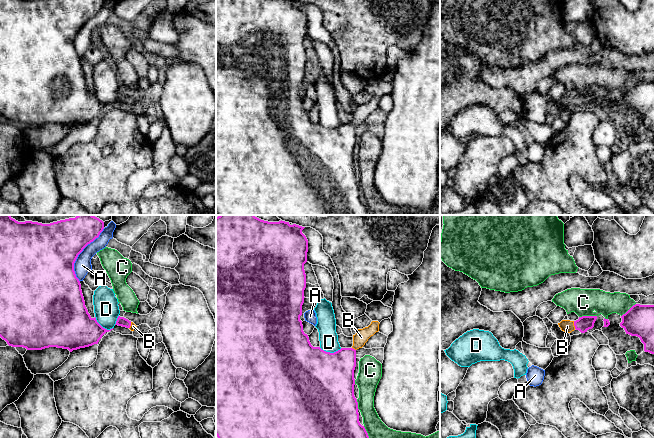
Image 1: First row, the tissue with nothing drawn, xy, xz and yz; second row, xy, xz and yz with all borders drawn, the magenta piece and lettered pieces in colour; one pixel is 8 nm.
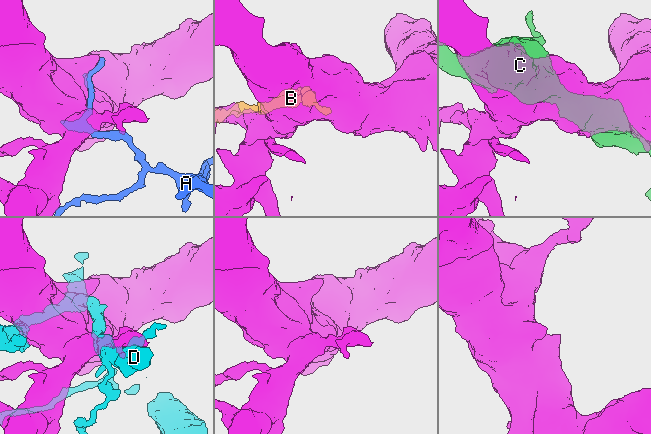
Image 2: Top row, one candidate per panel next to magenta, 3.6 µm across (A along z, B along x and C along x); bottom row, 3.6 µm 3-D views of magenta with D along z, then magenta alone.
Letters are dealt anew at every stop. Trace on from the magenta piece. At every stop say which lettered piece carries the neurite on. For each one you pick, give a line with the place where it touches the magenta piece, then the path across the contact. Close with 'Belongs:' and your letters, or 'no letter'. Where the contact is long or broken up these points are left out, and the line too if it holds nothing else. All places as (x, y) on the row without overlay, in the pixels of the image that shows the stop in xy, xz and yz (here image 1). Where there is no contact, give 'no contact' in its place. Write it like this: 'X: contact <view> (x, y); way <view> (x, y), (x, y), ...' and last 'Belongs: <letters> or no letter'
B: contact yz (574, 101); way yz (584, 99), (574, 101), (567, 102)
Belongs: B

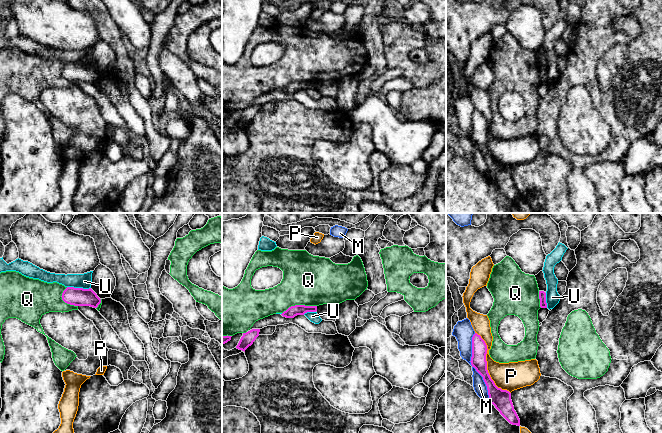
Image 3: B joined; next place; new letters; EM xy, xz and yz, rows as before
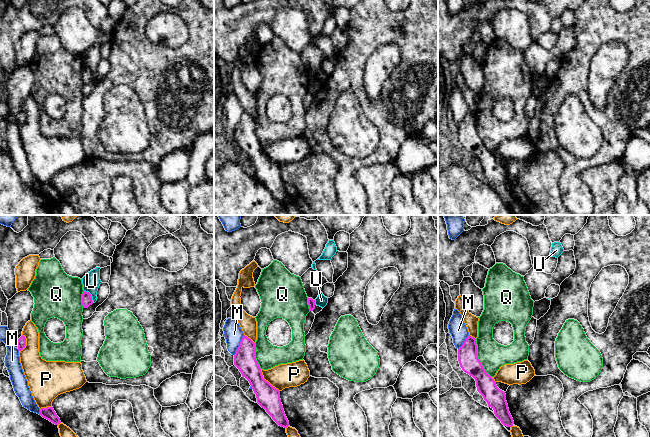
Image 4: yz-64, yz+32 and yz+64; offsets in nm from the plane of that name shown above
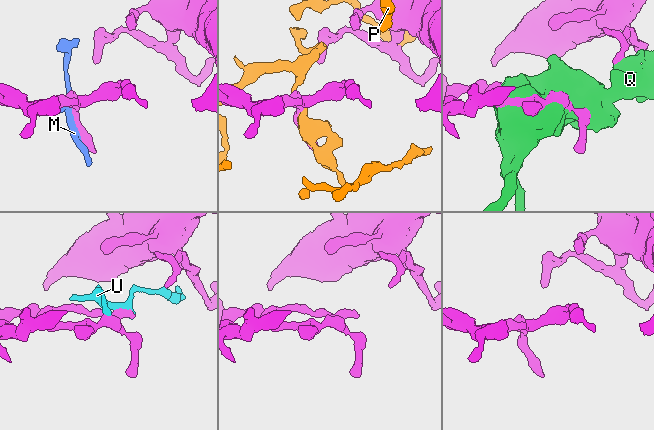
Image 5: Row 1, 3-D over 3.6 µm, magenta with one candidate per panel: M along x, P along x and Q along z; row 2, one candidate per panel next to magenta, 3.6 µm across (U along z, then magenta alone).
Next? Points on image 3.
Belongs: no letter

